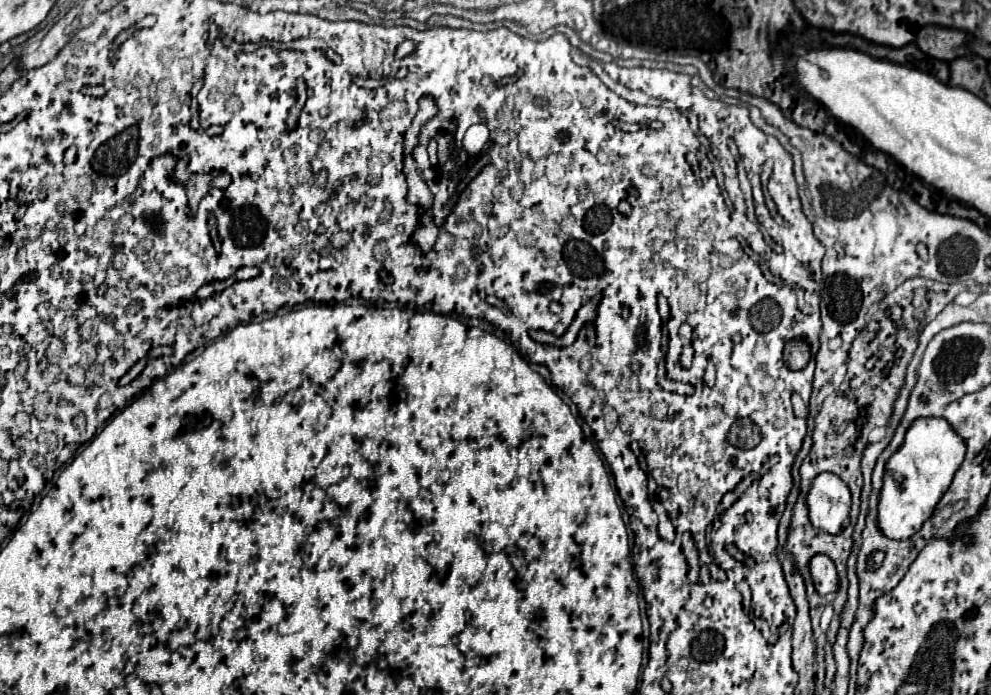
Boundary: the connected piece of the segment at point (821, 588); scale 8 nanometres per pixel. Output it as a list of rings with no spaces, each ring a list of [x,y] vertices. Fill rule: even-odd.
[[[817,555],[811,559],[809,567],[811,567],[811,577],[819,595],[825,597],[829,593],[837,593],[837,569],[833,561],[829,561],[829,557]]]

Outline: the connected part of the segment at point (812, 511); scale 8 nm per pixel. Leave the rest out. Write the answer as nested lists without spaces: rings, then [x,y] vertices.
[[[821,473],[813,481],[807,497],[809,519],[813,527],[837,535],[849,519],[851,493],[849,487],[833,473]]]

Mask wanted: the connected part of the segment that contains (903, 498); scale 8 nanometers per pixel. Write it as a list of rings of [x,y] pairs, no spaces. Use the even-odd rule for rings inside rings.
[[[941,417],[917,419],[903,441],[903,447],[887,461],[879,499],[879,527],[889,539],[909,539],[933,515],[935,505],[949,489],[955,471],[965,457],[965,441]]]

